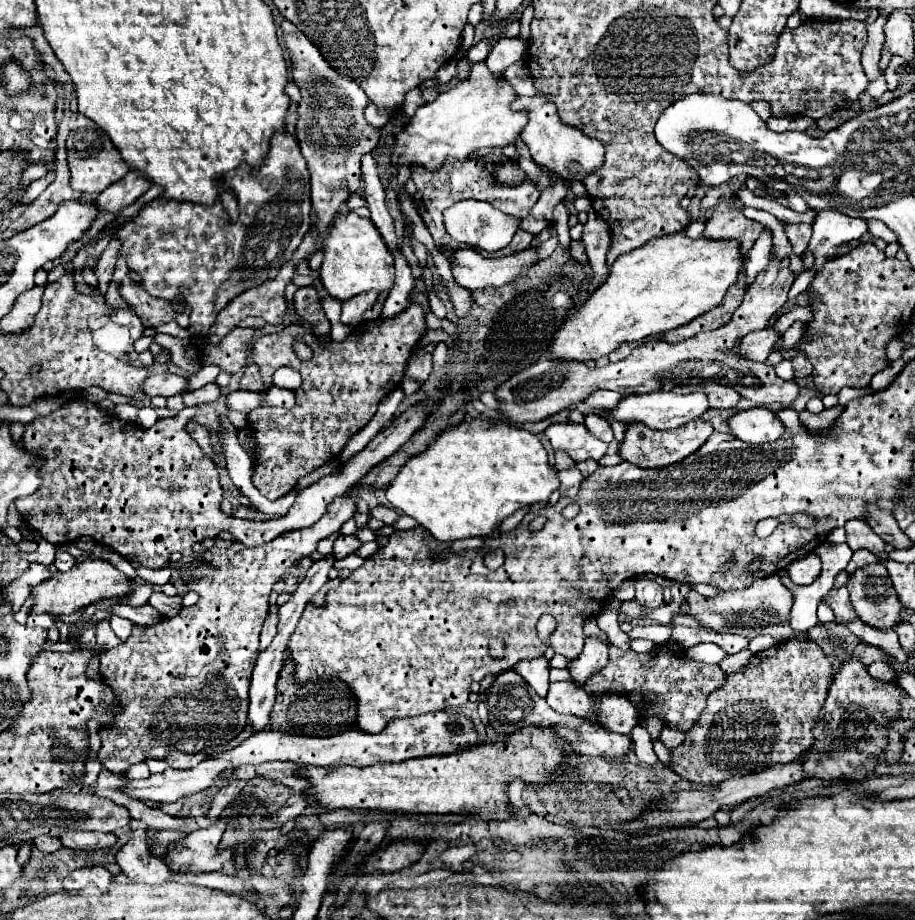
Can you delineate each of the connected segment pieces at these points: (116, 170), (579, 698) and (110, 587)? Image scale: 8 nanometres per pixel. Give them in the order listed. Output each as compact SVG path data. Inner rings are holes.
M84 115L76 117L72 131L68 135L66 147L68 147L68 165L70 165L70 173L72 173L70 185L74 191L102 193L108 185L116 183L130 171L130 165L122 159L120 151L114 147L110 137L92 119L88 119Z
M566 681L566 683L550 683L550 691L548 691L546 701L554 711L564 713L564 715L572 715L578 719L594 719L600 727L606 727L606 731L628 735L634 729L634 725L638 725L636 707L620 693L606 693L602 697L596 697L596 695L588 695L584 689L572 687L572 683Z
M86 559L80 565L72 567L68 573L54 573L52 579L42 581L40 585L32 587L34 595L34 609L32 613L48 613L48 615L72 615L96 601L102 599L120 599L130 595L130 579L118 571L110 561Z

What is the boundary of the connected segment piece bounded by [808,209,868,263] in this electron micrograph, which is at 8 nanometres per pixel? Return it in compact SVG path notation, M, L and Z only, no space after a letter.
M818 211L814 221L814 237L808 249L816 255L816 261L826 263L834 257L834 249L852 239L860 239L866 233L866 219L854 219L840 211Z

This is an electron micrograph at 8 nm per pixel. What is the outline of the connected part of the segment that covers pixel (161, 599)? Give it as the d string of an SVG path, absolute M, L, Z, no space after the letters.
M152 593L150 601L148 601L165 618L172 618L178 615L181 610L180 602L182 602L182 598L178 595L168 597L164 593Z

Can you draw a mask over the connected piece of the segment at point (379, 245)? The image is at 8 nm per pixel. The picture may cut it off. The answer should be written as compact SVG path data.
M352 211L338 213L320 245L324 261L320 267L320 281L330 297L346 301L364 291L388 291L394 283L394 259L386 249L376 225L370 219L358 217Z

